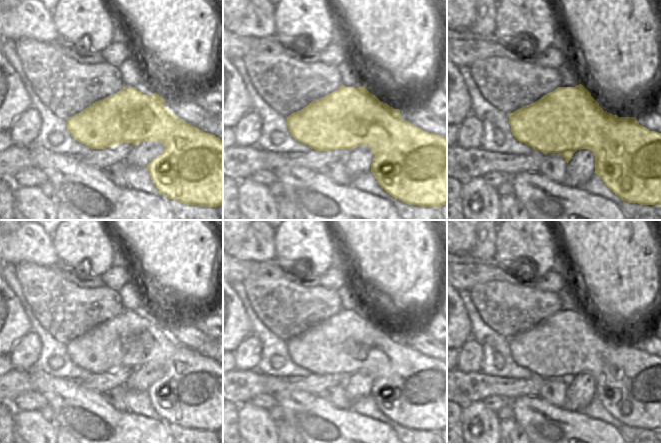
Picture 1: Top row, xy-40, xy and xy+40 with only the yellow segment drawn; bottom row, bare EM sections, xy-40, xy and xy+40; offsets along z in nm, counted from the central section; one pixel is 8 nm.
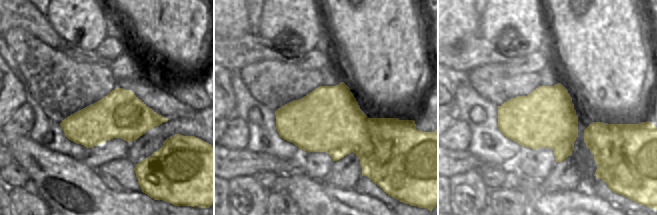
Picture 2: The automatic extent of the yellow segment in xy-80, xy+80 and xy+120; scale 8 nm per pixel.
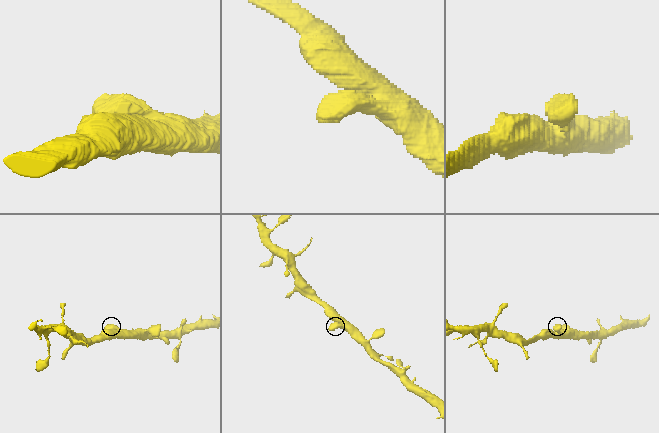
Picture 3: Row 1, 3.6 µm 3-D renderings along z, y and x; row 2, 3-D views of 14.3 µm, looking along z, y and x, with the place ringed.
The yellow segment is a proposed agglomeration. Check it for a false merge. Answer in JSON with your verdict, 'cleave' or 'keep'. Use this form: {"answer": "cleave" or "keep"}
{"answer": "keep"}

